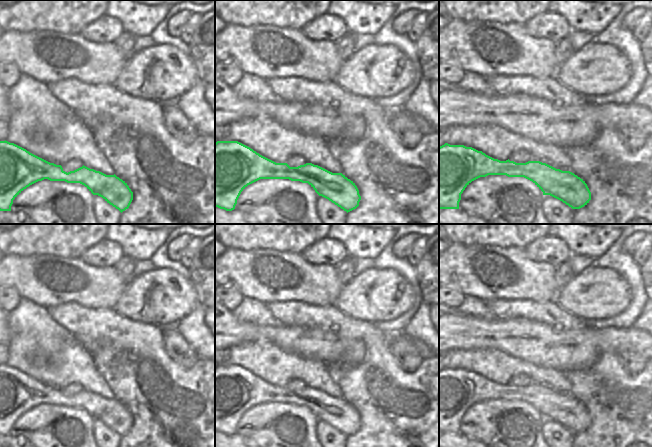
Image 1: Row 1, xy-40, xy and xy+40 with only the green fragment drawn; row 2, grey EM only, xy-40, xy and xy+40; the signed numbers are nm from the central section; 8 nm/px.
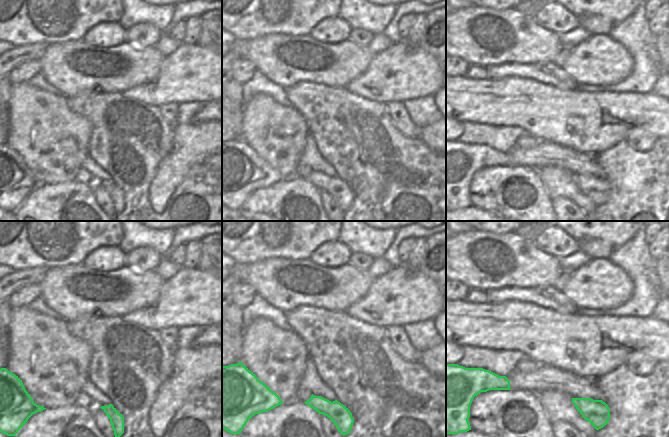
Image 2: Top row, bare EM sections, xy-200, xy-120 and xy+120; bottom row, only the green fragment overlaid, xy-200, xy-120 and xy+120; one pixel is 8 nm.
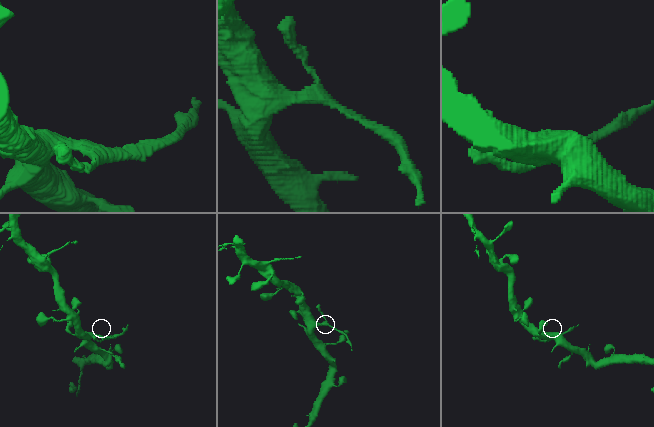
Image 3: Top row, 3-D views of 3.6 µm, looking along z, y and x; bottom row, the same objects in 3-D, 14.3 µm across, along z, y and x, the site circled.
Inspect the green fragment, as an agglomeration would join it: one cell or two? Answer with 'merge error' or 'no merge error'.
merge error

